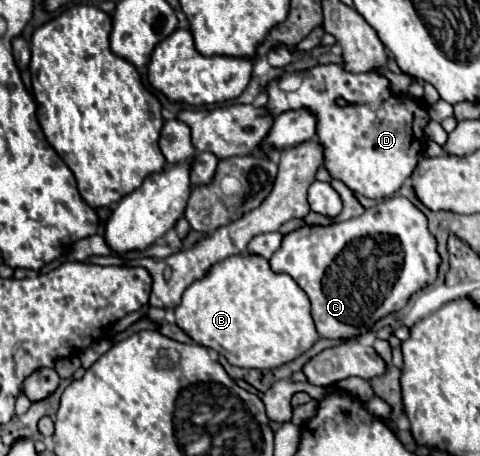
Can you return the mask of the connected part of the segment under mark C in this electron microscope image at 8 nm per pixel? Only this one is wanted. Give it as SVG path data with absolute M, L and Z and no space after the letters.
M395 194L365 210L365 214L357 218L335 222L331 226L305 224L285 234L281 248L269 258L269 264L275 272L289 274L299 284L299 288L305 290L311 300L311 314L321 338L351 340L367 334L381 318L401 310L411 294L433 284L441 256L437 252L437 238L429 232L427 216L405 196Z

